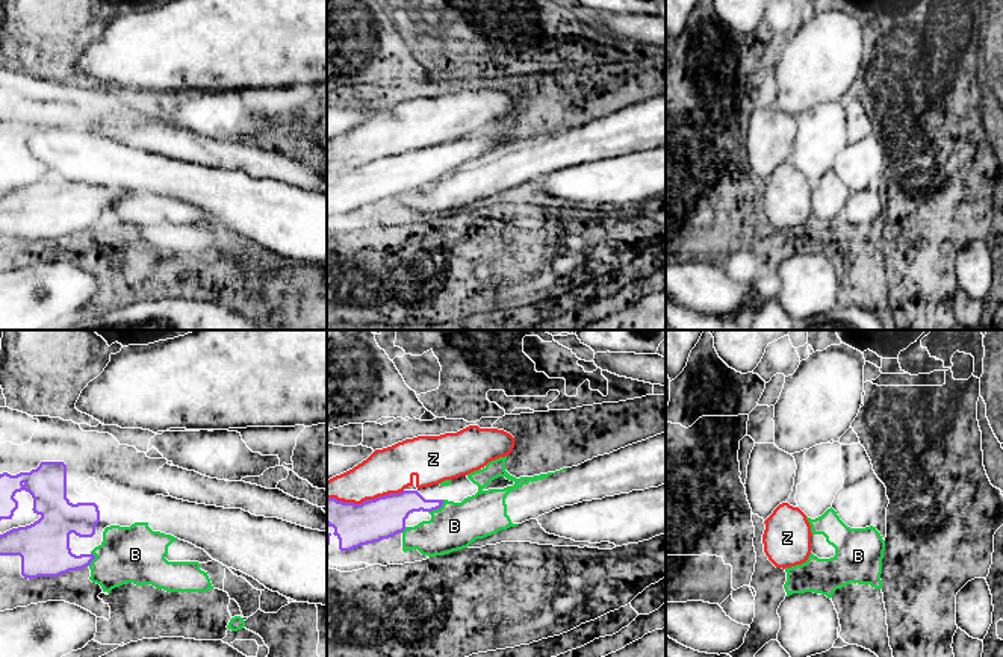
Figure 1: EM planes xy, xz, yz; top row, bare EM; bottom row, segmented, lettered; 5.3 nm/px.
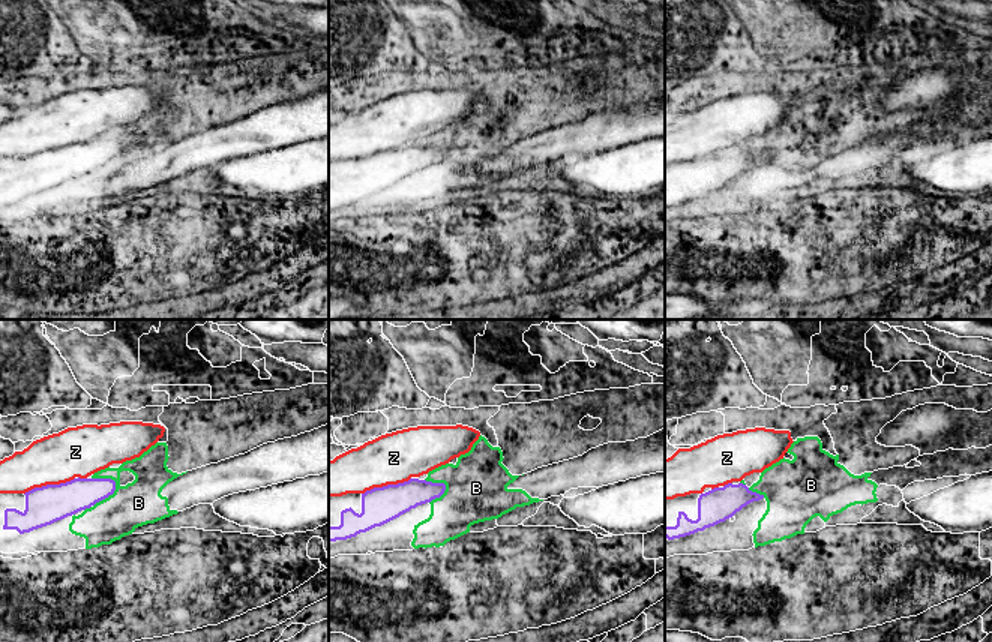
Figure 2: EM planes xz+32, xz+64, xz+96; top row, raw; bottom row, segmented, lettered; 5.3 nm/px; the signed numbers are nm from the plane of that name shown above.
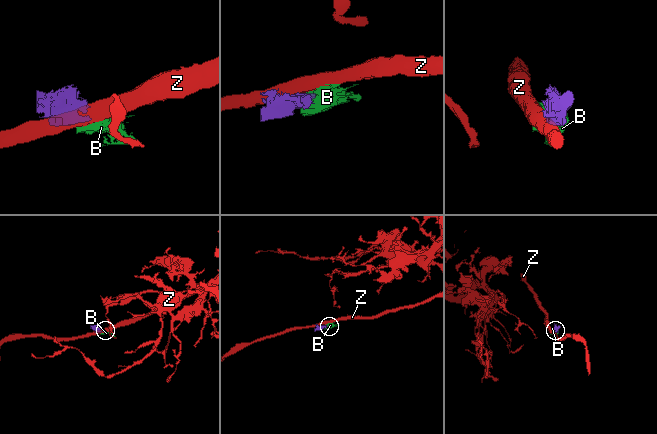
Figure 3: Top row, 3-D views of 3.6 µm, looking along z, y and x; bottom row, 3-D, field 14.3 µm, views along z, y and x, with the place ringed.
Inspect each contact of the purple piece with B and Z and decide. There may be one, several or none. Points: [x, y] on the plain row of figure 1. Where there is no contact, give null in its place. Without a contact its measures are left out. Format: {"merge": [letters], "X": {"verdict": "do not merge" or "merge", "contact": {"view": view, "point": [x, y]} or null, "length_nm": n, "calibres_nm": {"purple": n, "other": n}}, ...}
{"merge": ["B"], "B": {"verdict": "merge", "contact": {"view": "xz", "point": [437, 168]}, "length_nm": 110, "calibres_nm": {"purple": 180, "other": 240}}, "Z": {"verdict": "do not merge", "contact": {"view": "xz", "point": [366, 161]}, "length_nm": 420, "calibres_nm": {"purple": 220, "other": 240}}}

